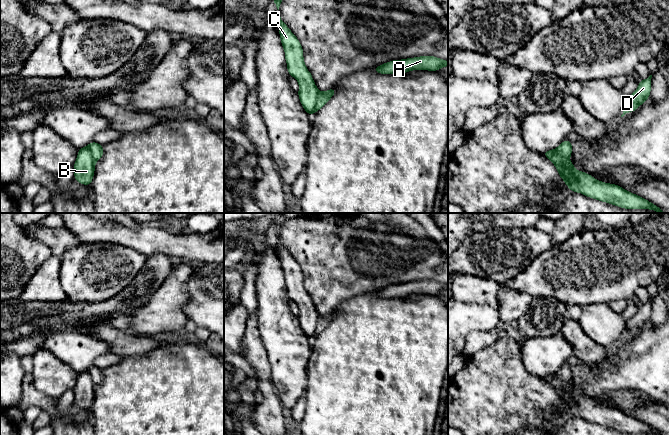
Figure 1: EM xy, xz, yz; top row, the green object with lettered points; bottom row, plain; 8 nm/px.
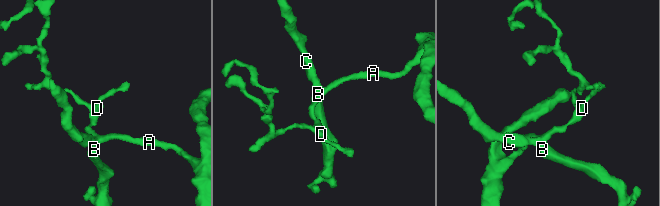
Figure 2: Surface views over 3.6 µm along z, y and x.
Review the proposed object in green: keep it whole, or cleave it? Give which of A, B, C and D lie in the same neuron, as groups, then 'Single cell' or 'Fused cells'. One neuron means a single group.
Groups: A D / B C. Fused cells

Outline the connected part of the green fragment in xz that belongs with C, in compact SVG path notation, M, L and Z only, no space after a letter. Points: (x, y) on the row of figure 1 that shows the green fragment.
M278 15L276 25L280 28L280 39L285 50L285 59L290 76L299 82L298 96L305 111L311 116L314 112L318 99L318 88L316 87L311 73L307 70L301 43L290 31Z

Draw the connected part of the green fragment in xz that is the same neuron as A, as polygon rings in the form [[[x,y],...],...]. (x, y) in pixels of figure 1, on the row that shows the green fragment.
[[[421,56],[403,60],[393,60],[375,67],[374,70],[376,73],[381,74],[403,74],[411,70],[436,71],[444,66],[448,66],[448,61],[434,56]]]

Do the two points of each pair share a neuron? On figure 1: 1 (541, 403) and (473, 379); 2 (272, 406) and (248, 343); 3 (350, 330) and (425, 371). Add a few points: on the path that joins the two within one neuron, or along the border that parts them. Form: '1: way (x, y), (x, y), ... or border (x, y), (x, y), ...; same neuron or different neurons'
1: way (524, 400), (490, 396); same neuron
2: way (268, 390), (265, 386), (262, 367), (258, 359); same neuron
3: way (369, 349), (381, 361), (398, 361), (406, 365); same neuron

